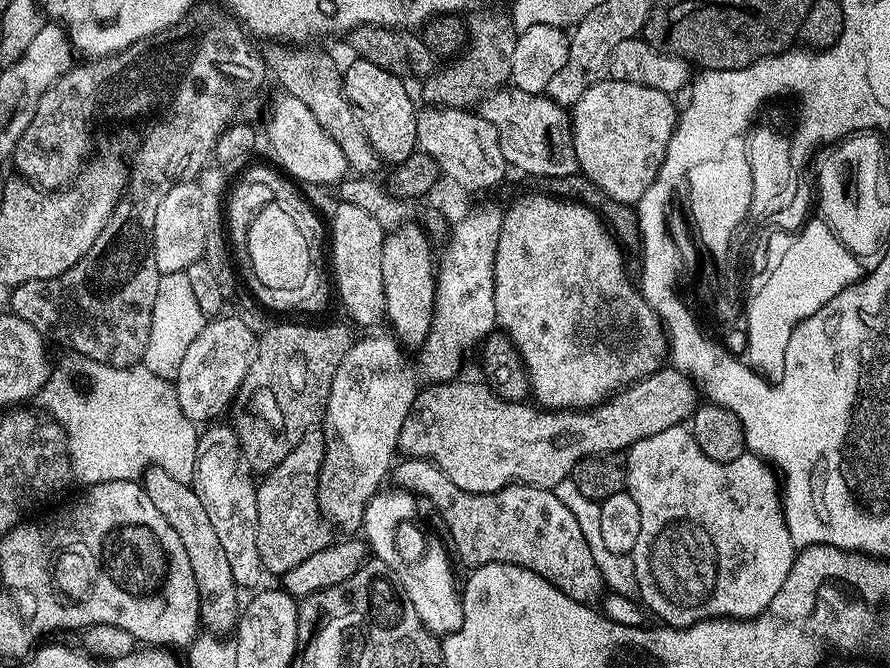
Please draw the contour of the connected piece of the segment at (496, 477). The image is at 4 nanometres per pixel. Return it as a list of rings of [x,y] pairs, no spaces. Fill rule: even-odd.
[[[665,366],[653,376],[620,389],[603,404],[583,410],[545,410],[535,403],[504,401],[484,382],[467,384],[464,378],[425,387],[416,393],[416,403],[404,419],[399,451],[413,460],[429,460],[443,470],[462,490],[474,494],[497,492],[508,484],[529,484],[555,490],[558,482],[569,479],[576,463],[587,456],[607,452],[623,453],[642,438],[681,427],[698,407],[698,389],[691,376],[675,366]]]

